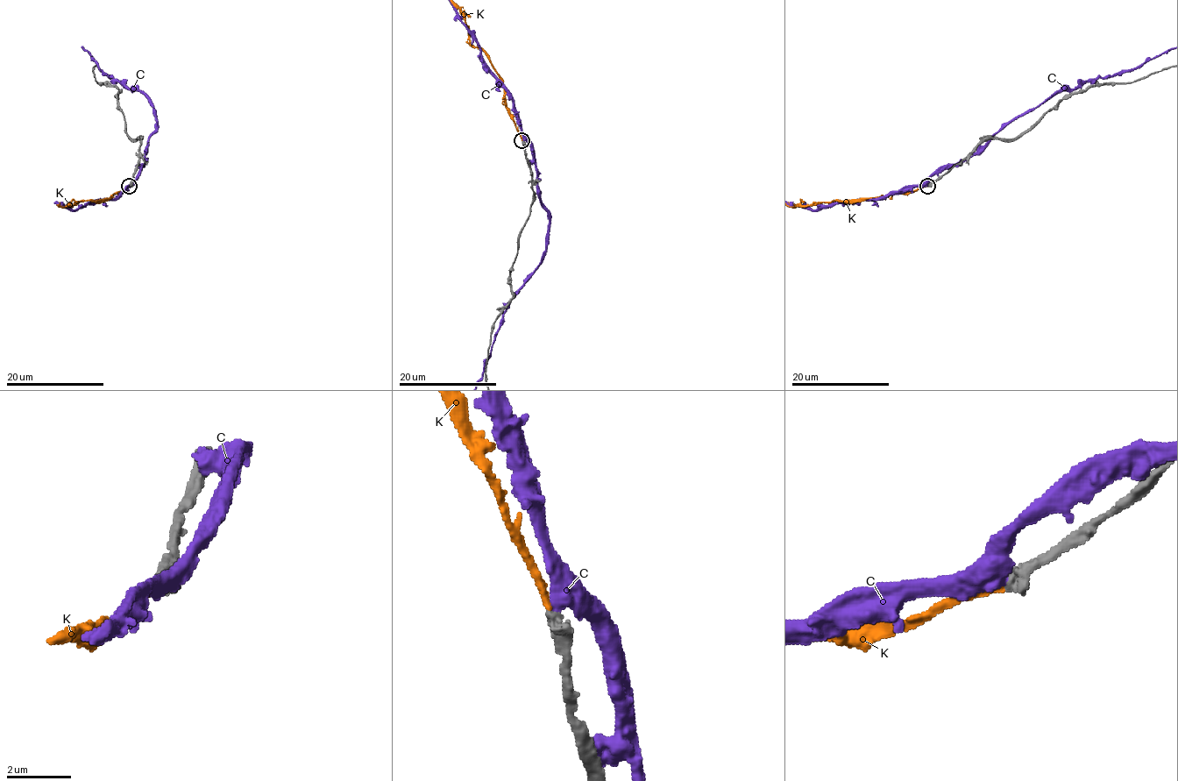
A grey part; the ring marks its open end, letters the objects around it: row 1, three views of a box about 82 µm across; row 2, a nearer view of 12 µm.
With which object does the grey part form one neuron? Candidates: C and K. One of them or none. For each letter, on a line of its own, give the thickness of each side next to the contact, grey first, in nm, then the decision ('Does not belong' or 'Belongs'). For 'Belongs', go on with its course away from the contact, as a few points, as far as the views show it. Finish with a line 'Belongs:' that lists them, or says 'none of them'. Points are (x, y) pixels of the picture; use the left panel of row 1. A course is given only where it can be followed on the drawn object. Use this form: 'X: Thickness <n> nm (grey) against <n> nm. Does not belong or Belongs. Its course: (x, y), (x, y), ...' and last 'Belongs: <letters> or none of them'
C: Thickness 440 nm (grey) against 480 nm. Does not belong
K: Thickness 360 nm (grey) against 240 nm. Belongs
Belongs: K

